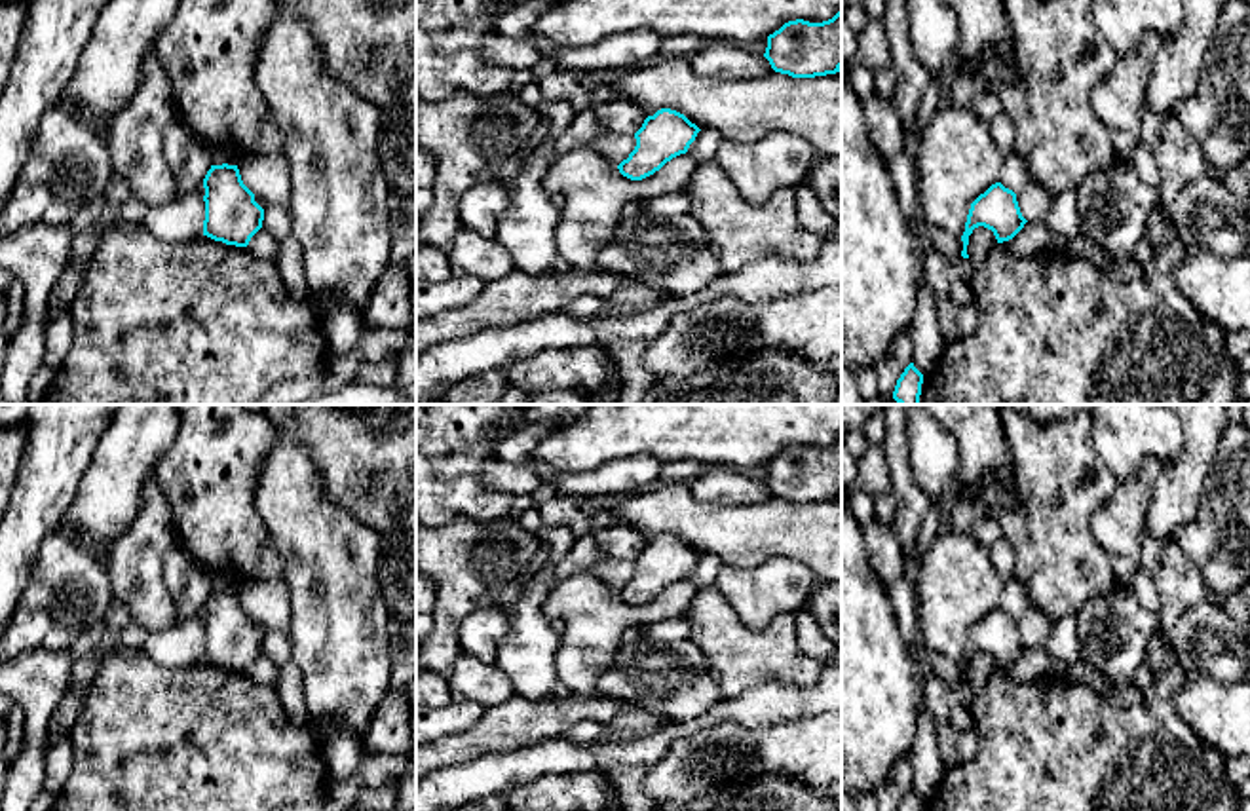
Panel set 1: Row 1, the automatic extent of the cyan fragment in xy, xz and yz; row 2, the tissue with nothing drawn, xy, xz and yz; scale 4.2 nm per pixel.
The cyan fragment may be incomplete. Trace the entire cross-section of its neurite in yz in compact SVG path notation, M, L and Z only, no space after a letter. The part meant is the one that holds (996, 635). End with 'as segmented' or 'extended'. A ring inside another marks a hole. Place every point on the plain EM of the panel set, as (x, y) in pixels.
M1001 608L992 610L969 634L965 657L961 661L961 682L969 684L967 670L975 653L984 651L994 657L997 669L1013 665L1028 646L1022 642L1016 619Z; as segmented

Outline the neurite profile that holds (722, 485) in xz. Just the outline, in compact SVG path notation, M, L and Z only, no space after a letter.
M710 467L709 473L690 482L699 501L720 505L766 503L773 498L764 481L745 477L733 467Z

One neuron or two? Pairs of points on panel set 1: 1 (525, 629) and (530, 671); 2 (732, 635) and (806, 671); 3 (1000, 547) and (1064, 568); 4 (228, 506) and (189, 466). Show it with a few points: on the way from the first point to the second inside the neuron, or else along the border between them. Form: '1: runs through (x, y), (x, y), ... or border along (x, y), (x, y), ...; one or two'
1: runs through (529, 639), (529, 661); one
2: runs through (751, 654), (776, 654), (787, 661); one
3: border along (1003, 536), (1013, 551), (1017, 578); two
4: runs through (217, 494), (200, 473); one

